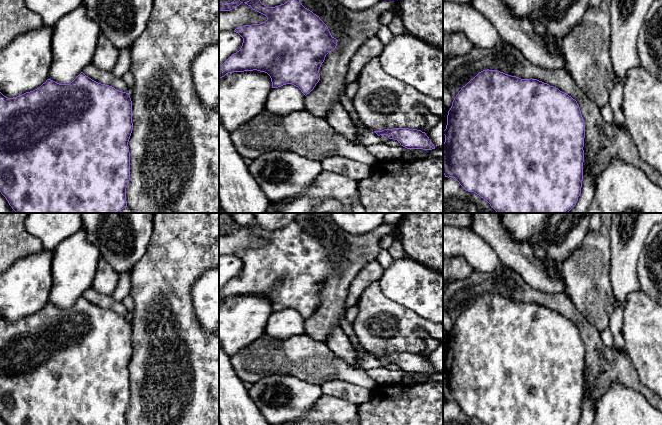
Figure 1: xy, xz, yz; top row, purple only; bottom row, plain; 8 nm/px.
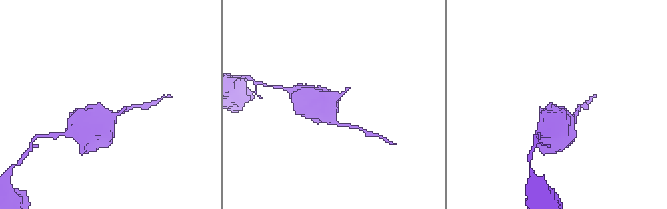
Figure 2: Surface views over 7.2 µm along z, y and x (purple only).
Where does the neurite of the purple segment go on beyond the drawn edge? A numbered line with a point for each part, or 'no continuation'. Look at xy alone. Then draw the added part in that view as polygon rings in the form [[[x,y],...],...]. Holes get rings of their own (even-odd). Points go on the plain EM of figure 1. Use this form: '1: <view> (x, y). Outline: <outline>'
no continuation

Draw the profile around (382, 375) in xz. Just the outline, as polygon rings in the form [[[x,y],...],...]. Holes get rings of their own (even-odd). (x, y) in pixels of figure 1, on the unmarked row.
[[[385,366],[368,370],[368,376],[373,378],[378,385],[401,383],[406,374],[407,372],[401,369],[390,370]]]

